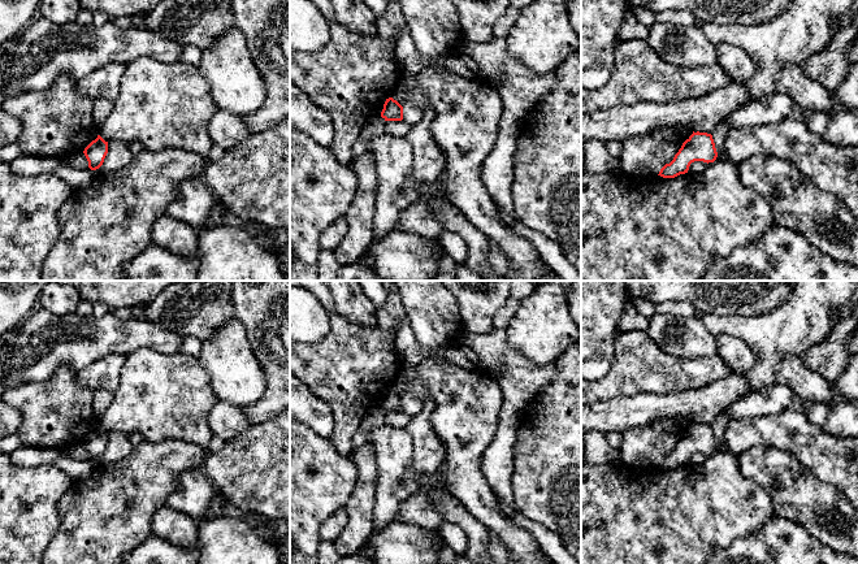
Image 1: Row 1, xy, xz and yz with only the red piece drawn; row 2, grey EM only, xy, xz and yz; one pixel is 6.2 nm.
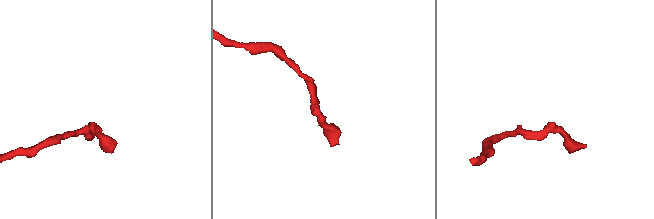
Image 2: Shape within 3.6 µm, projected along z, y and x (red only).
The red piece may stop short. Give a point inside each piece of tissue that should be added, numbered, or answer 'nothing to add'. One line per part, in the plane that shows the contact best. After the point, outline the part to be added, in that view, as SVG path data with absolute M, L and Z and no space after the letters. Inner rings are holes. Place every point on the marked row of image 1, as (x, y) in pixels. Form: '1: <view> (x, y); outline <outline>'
nothing to add

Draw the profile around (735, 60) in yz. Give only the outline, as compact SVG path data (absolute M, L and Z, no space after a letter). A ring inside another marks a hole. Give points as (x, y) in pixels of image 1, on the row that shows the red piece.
M723 42L715 45L718 53L718 64L736 83L744 83L750 79L757 65L748 51L740 45Z

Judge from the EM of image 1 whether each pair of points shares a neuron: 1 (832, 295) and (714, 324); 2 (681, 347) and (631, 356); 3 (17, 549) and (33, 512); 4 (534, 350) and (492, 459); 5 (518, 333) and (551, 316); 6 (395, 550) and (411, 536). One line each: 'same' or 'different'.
1: same
2: different
3: same
4: different
5: same
6: same

